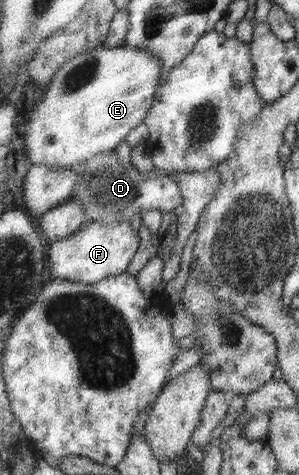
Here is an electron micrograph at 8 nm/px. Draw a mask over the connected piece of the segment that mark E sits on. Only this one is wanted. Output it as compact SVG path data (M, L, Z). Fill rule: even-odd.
M99 46L94 50L76 55L57 73L50 87L29 113L28 122L23 122L25 153L31 163L23 181L23 202L30 215L37 219L55 206L64 204L72 198L78 183L79 167L99 155L111 155L114 149L126 141L138 125L148 117L148 111L157 100L157 93L166 72L162 68L160 56L142 48Z

